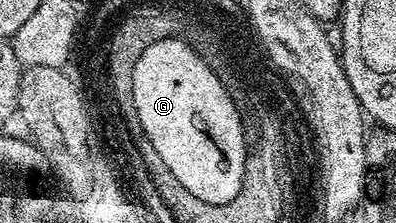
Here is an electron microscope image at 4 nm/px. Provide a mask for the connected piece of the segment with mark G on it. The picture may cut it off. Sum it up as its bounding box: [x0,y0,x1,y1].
[132,38,246,205]

